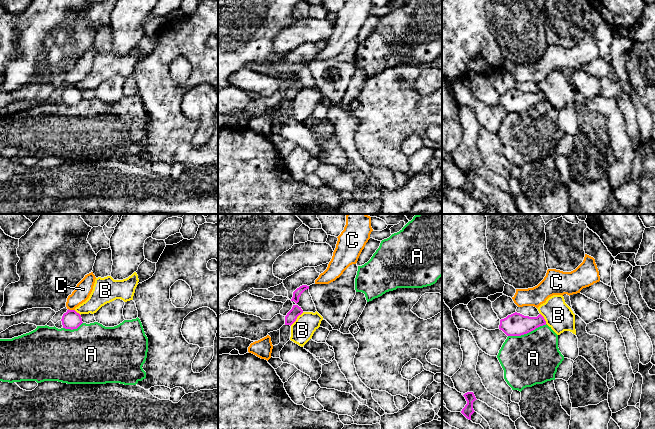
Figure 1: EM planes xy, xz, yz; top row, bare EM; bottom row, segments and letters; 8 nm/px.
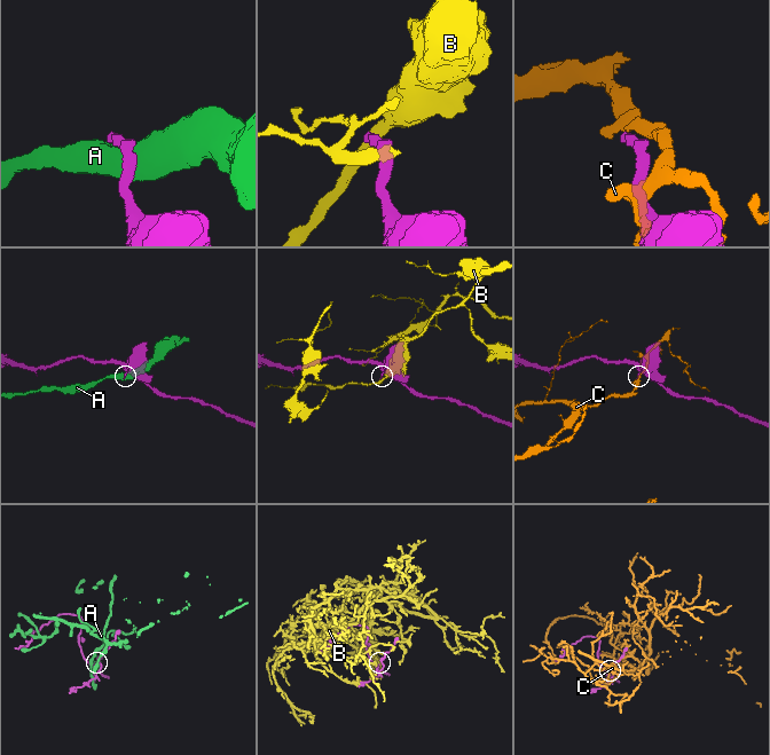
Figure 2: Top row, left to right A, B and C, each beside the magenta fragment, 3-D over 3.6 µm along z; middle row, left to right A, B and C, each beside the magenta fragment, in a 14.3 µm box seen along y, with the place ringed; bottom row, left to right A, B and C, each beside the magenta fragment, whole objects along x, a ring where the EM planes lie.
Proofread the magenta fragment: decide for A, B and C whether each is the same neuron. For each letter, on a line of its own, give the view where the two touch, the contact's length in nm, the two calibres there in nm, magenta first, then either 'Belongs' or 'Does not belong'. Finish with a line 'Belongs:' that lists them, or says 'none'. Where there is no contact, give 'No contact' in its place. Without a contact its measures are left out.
A: Touches magenta in yz. Shared border 320 nm. Thickness 190 nm (magenta) against 420 nm. Does not belong
B: Touches magenta in xz. Shared border 160 nm. Thickness 90 nm (magenta) against 190 nm. Does not belong
C: Touches magenta in xy. Shared border 60 nm. Thickness 150 nm (magenta) against 130 nm. Does not belong
Belongs: none

